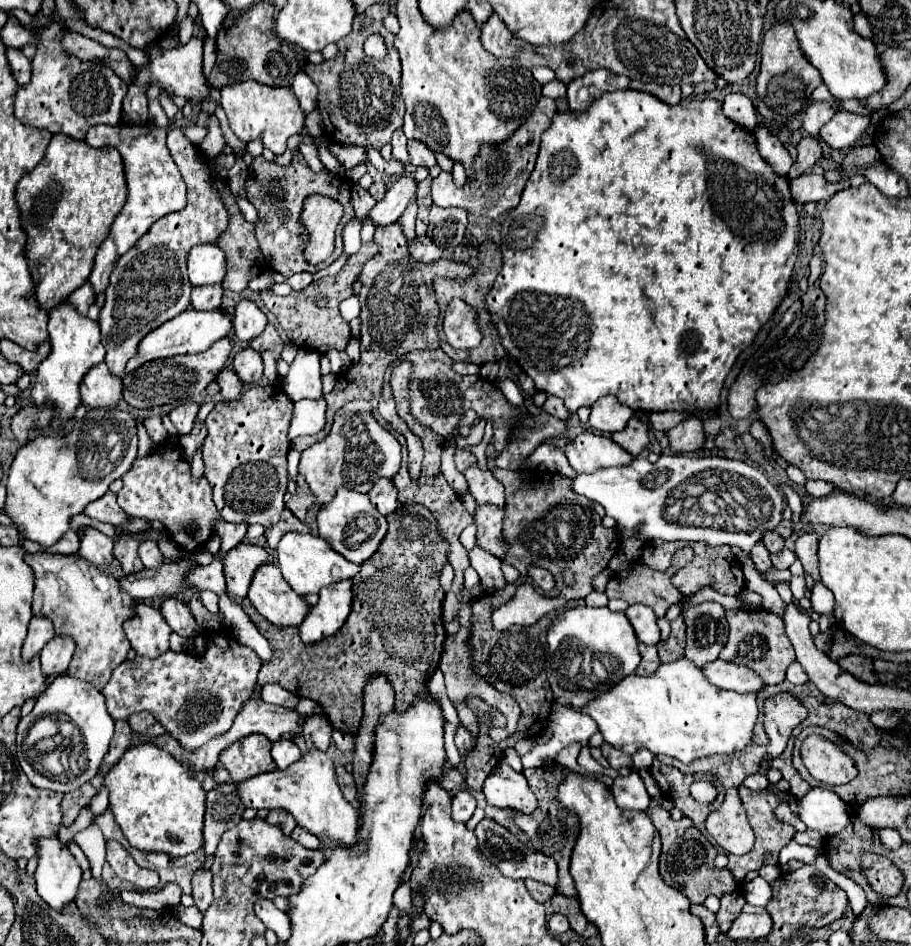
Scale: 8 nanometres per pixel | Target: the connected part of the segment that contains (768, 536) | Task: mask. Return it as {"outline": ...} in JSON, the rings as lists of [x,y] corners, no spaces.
{"outline":[[[765,531],[763,537],[761,537],[761,541],[767,545],[767,549],[769,549],[771,553],[779,553],[779,551],[785,547],[783,537],[781,537],[779,533],[775,533],[775,531]]]}

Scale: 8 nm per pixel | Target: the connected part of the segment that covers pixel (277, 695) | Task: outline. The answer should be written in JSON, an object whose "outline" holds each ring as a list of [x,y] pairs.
{"outline":[[[269,683],[269,685],[261,687],[259,697],[261,697],[261,701],[265,701],[265,703],[281,705],[281,707],[287,707],[287,709],[295,709],[297,703],[299,703],[299,697],[297,697],[295,693],[285,691],[285,689],[283,689],[281,685],[277,685],[277,683]]]}

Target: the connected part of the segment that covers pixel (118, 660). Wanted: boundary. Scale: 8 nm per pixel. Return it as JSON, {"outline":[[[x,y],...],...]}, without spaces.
{"outline":[[[47,551],[39,553],[27,553],[25,563],[35,571],[37,581],[35,581],[35,597],[33,597],[33,615],[49,617],[55,623],[55,633],[57,635],[69,635],[75,641],[75,653],[69,663],[69,675],[81,681],[89,681],[95,685],[95,689],[103,689],[113,673],[115,667],[119,667],[123,661],[127,661],[127,653],[131,649],[127,635],[123,633],[123,623],[125,619],[135,617],[135,607],[137,599],[129,597],[123,589],[119,589],[119,583],[115,577],[107,575],[103,569],[91,565],[89,561],[81,559],[79,555],[51,555]]]}

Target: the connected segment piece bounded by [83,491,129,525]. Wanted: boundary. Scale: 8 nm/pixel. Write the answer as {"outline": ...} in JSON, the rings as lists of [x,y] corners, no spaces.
{"outline":[[[109,491],[105,493],[105,497],[89,503],[83,511],[87,517],[101,521],[101,523],[111,523],[111,525],[121,525],[121,521],[127,521],[129,517],[125,515],[125,511],[117,505],[115,495]]]}

